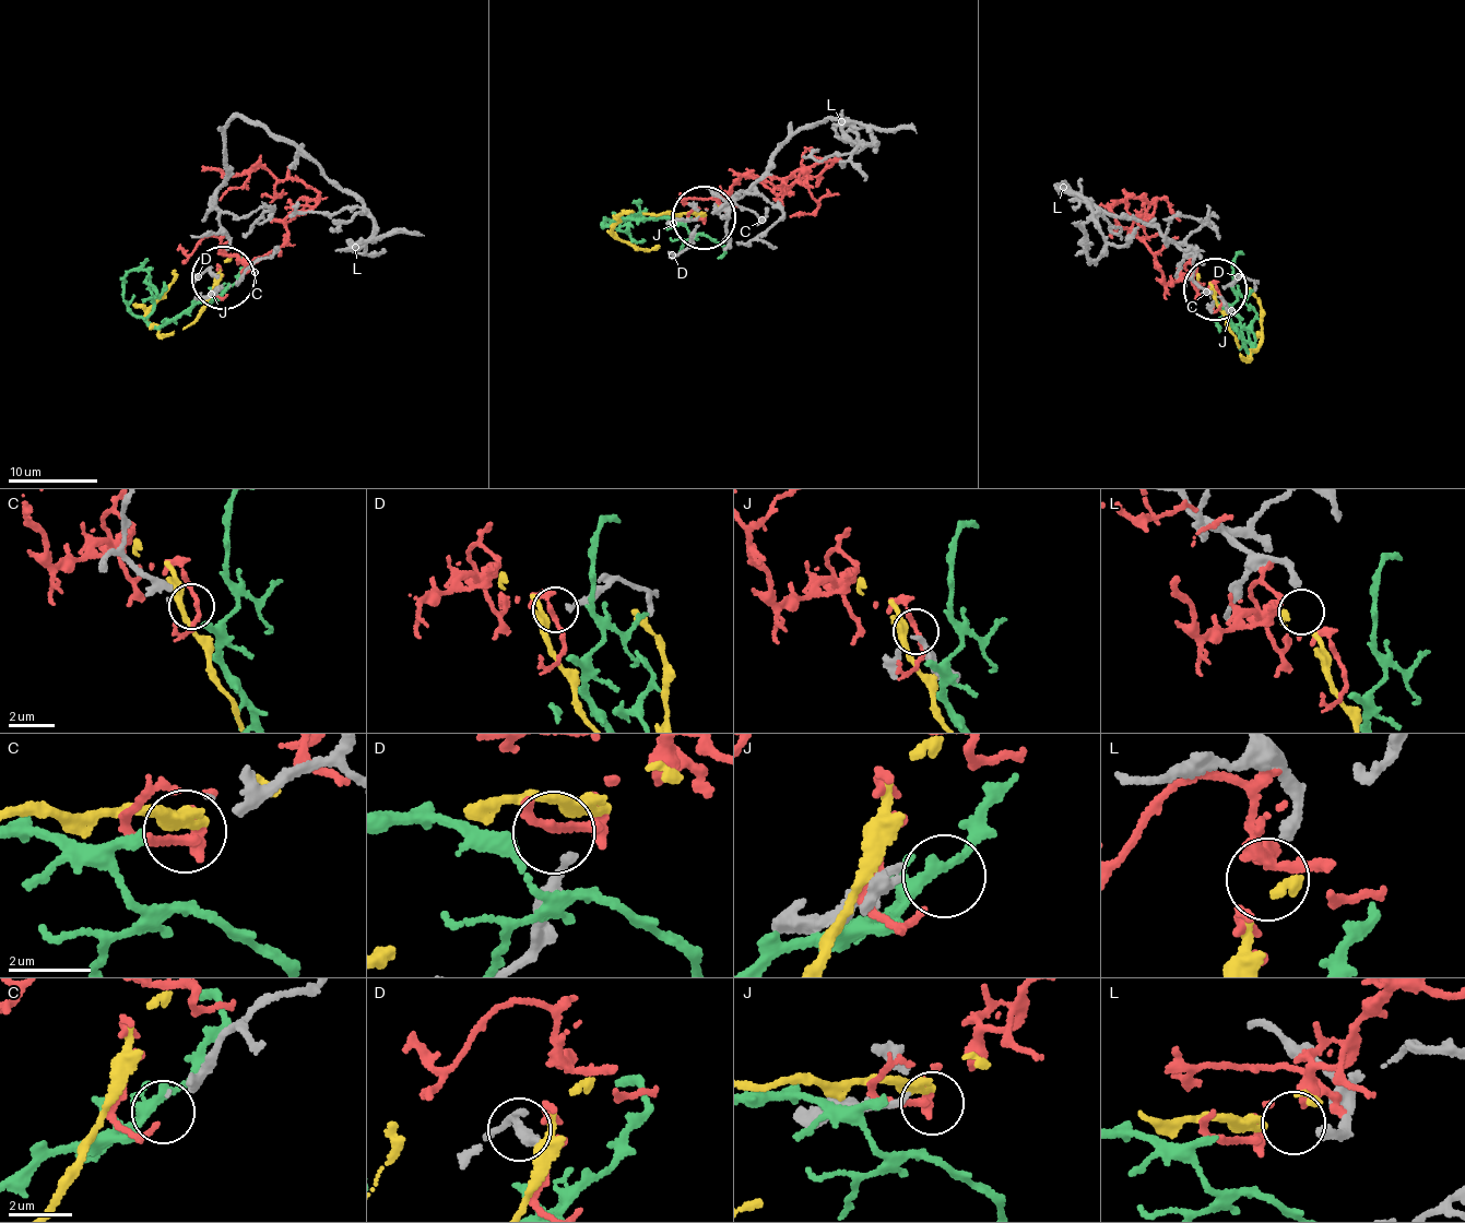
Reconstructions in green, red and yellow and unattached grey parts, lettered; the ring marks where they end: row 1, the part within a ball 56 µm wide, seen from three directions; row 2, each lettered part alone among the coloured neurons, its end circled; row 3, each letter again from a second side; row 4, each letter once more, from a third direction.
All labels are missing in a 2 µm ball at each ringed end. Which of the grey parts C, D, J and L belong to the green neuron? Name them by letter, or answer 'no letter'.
C

